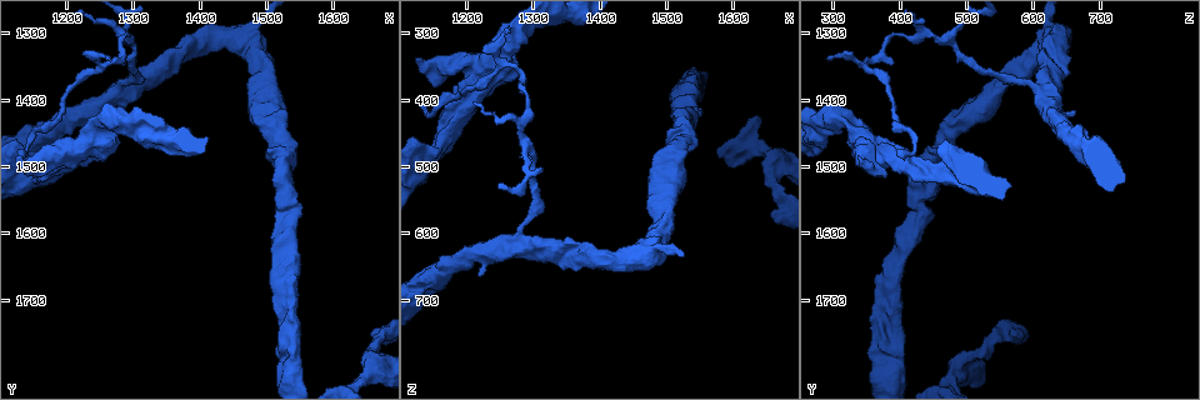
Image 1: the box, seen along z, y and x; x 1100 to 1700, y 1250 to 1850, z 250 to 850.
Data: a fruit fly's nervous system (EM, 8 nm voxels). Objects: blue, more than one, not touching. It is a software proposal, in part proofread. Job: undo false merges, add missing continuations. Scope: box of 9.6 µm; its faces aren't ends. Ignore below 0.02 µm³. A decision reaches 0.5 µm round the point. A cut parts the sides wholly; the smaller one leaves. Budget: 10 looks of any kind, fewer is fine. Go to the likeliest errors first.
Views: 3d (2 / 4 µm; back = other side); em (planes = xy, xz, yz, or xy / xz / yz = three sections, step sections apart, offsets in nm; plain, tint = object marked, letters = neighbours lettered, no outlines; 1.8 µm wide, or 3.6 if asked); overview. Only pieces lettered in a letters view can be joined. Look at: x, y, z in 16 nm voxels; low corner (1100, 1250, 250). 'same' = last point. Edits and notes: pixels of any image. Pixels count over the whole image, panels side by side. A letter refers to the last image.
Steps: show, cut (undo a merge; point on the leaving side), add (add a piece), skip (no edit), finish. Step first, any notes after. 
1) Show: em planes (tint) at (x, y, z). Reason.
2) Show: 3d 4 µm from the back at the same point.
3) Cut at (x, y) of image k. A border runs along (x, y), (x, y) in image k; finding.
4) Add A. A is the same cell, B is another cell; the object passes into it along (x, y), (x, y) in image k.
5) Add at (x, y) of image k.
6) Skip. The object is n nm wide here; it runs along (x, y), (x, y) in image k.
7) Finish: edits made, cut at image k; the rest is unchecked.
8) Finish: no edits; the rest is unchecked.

Show: em xz step 4 (letters) at (1295, 1310, 475). Three arms meet.

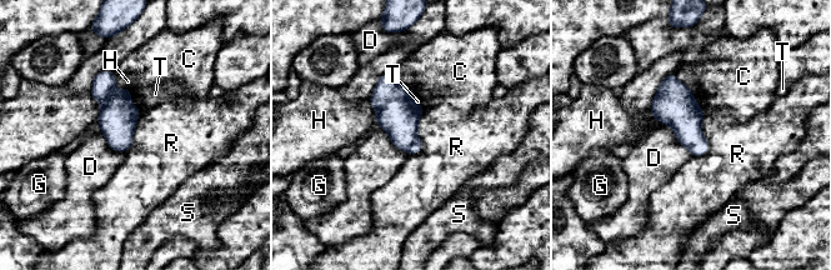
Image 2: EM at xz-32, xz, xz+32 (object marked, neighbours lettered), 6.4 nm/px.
Skip. The object is 240 nm wide here; C, D, G, H, R, S and T are other cells; a border runs along (424, 109), (421, 149), (409, 154) in image 2; continuous, no second cell.

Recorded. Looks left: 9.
Show: 3d 4 µm at (1655, 1750, 570). Free end.

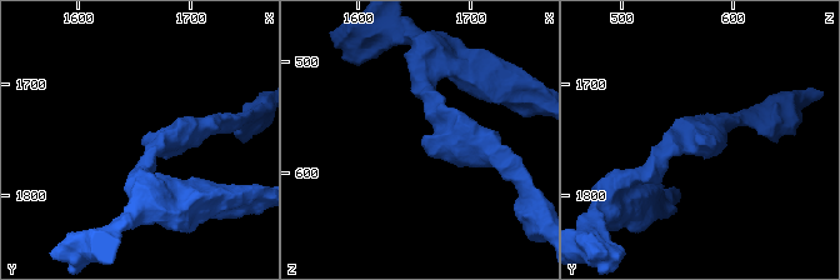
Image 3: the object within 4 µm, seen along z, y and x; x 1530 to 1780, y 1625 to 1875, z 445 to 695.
Show: em yz step 8 (letters) at (1656, 1750, 572).

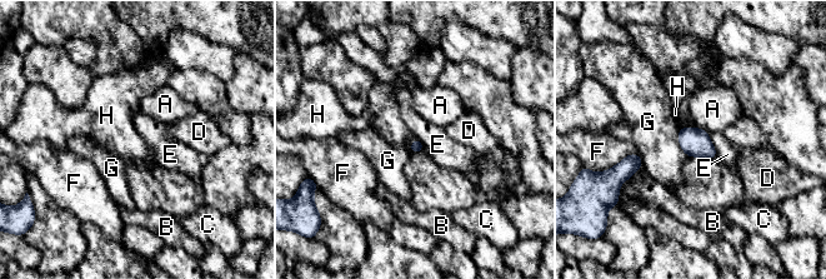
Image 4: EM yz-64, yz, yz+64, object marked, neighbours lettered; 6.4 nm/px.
Show: em planes (letters) at the same point.

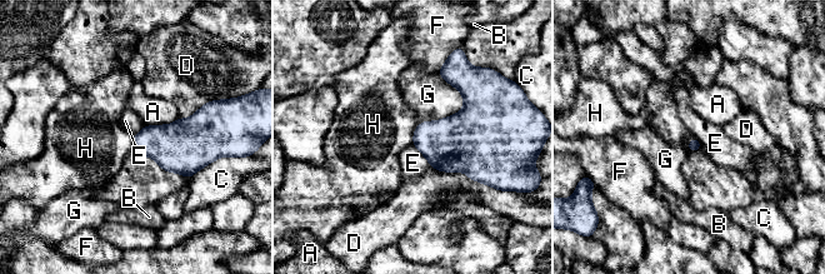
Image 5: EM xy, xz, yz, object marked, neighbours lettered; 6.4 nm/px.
Skip. A, B, C, D, E, F, G and H are other cells; a border runs along (419, 123), (411, 143) in image 5; no lettered piece goes on from it.

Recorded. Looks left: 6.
Show: em 3.6 µm planes (letters) at (1215, 1475, 360). Two arms at a narrow angle.

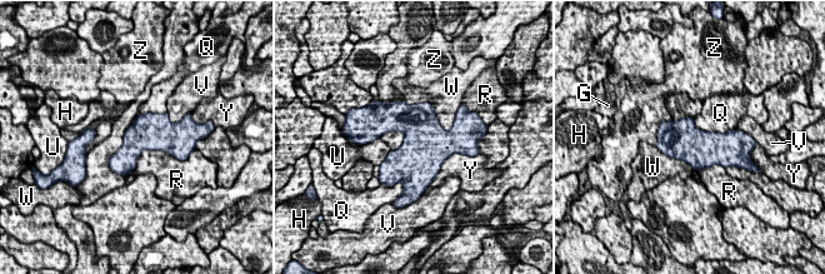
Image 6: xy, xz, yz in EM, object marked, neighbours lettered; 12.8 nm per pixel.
Skip. The longest contact is with W, 600 nm; G, H, Q, R, U, V, W, Y and Z are other cells; a border runs along (693, 119), (704, 130), (735, 130) in image 6; one cell here.

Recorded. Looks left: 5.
Show: em planes (plain) at (1535, 1670, 385). Two arms at a narrow angle.

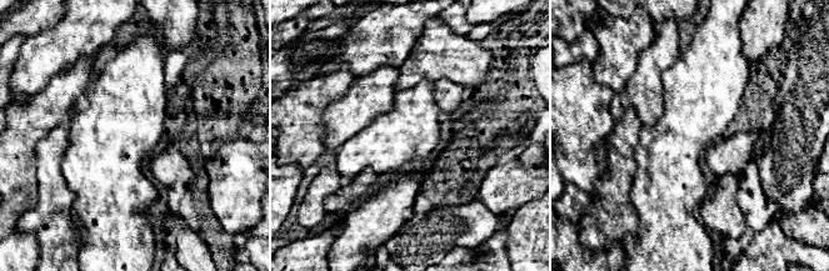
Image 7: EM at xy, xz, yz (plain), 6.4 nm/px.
Show: em planes (letters) at the same point. What lies round it.

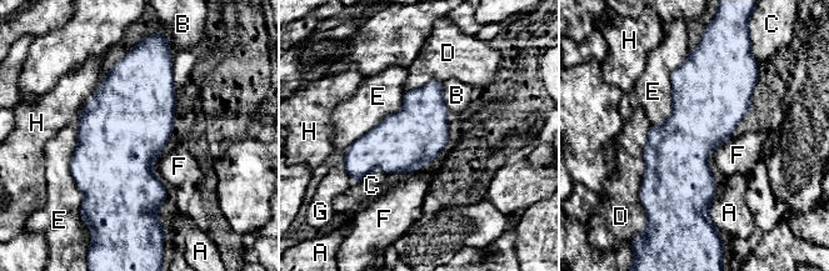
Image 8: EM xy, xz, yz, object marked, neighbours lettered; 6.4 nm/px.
Skip. A, B, C, D, E, F, G and H are other cells; all the same cell.

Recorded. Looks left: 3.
Finish: no edits; the rest is unchecked.

